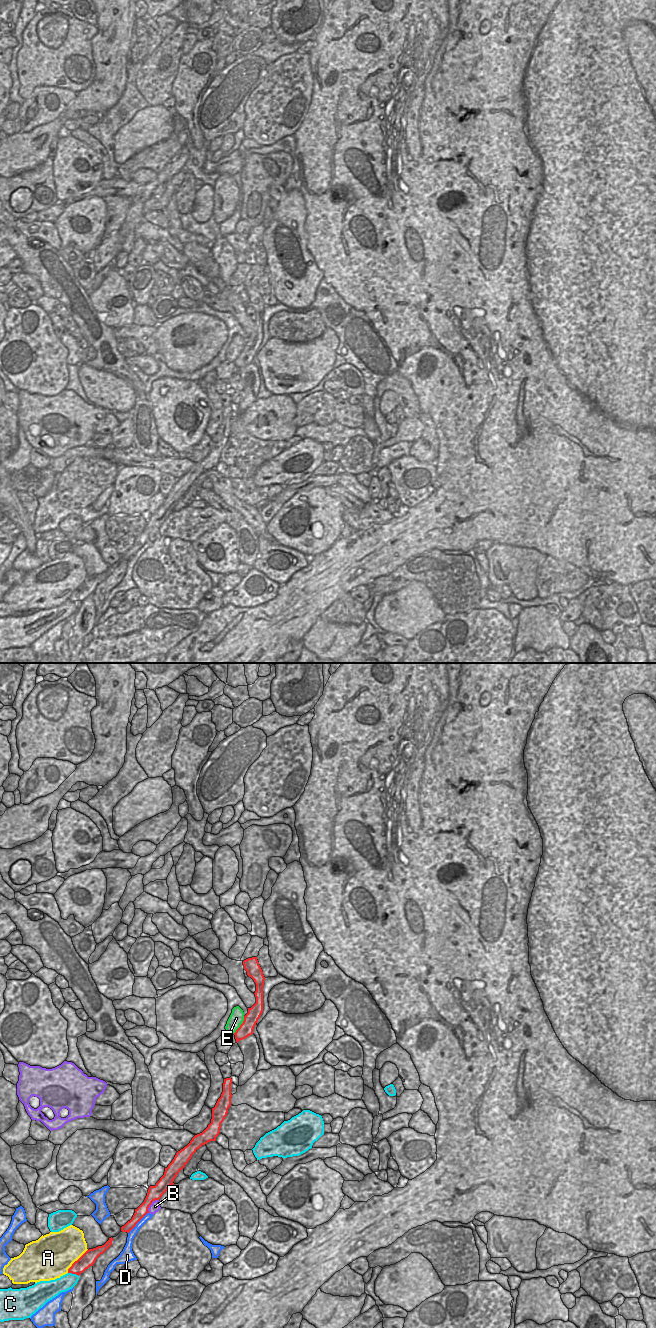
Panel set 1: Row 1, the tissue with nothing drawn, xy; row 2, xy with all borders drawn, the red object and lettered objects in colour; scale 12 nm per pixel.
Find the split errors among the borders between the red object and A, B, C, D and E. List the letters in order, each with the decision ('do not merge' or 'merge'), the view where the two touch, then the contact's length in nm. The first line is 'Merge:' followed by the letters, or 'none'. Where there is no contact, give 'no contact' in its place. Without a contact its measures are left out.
Merge: none
A: do not merge | xy | 380 nm
B: do not merge | xy | 200 nm
C: do not merge | xy | 140 nm
D: do not merge | xy | 360 nm
E: do not merge | xy | 260 nm

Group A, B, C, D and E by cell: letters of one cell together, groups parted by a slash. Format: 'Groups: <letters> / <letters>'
Groups: A / B / C / D / E.

